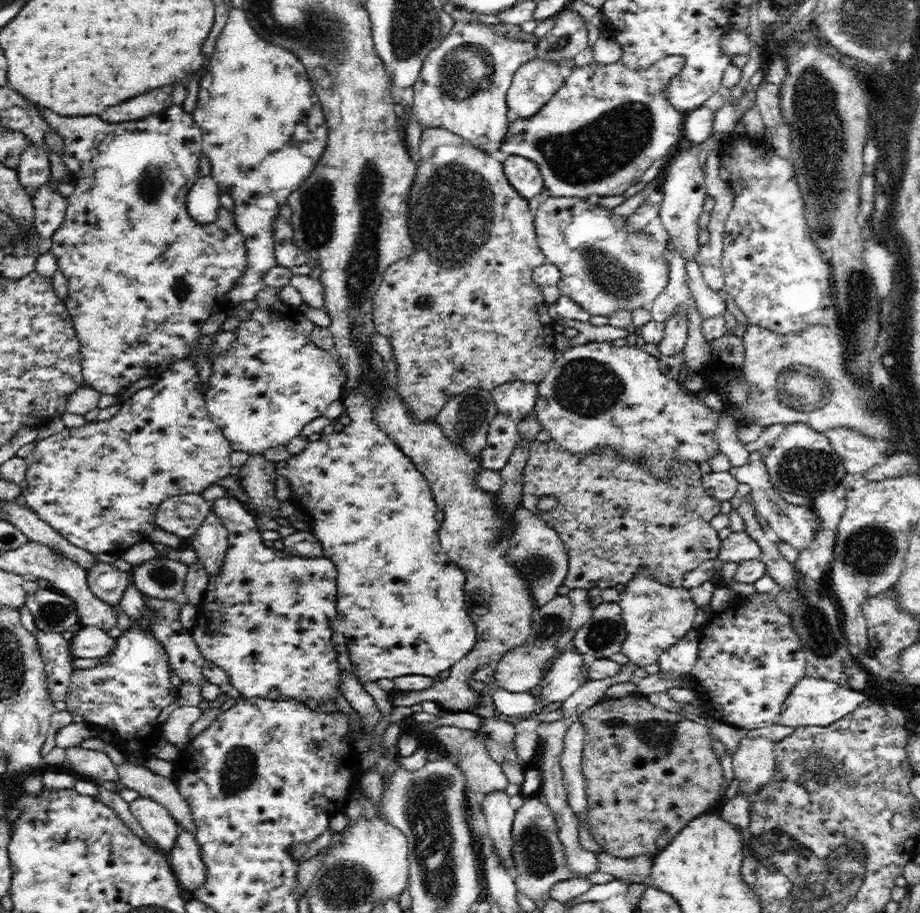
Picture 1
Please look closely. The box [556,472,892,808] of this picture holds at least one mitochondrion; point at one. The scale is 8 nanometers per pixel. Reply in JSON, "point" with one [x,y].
{"point":[820,766]}

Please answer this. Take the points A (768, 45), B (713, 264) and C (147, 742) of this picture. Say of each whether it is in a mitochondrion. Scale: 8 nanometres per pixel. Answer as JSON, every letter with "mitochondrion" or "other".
{"A":"other","B":"other","C":"other"}

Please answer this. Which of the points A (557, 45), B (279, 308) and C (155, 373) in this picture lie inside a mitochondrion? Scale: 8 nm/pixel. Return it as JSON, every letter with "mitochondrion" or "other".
{"A":"mitochondrion","B":"other","C":"other"}

